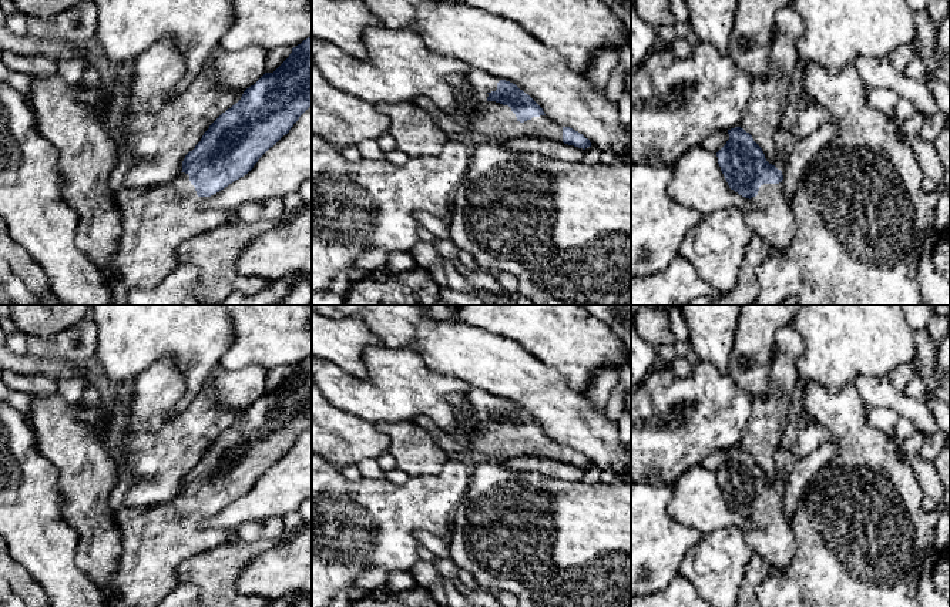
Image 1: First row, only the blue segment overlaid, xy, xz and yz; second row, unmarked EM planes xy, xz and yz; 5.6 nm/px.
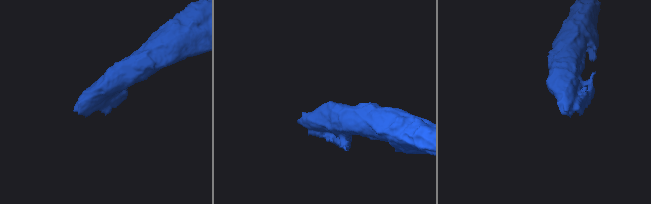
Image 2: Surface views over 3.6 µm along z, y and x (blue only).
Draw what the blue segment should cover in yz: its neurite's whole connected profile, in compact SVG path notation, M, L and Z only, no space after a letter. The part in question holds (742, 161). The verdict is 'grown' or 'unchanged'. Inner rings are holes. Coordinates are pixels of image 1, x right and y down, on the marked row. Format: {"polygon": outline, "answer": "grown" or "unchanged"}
{"polygon": "M731 128L728 134L729 140L716 152L721 171L731 190L753 202L753 208L745 214L753 234L768 242L773 252L783 252L790 245L798 227L790 202L785 198L782 171L766 161L762 148L743 128Z", "answer": "grown"}

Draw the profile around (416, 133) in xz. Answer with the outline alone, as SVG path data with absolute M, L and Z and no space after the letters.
M414 103L377 104L376 108L389 117L396 148L409 158L436 155L449 140L432 114Z

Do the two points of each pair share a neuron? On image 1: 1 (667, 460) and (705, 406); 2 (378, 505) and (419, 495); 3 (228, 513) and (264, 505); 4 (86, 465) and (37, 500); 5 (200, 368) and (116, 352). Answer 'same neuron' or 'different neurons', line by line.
1: same neuron
2: same neuron
3: same neuron
4: different neurons
5: same neuron

